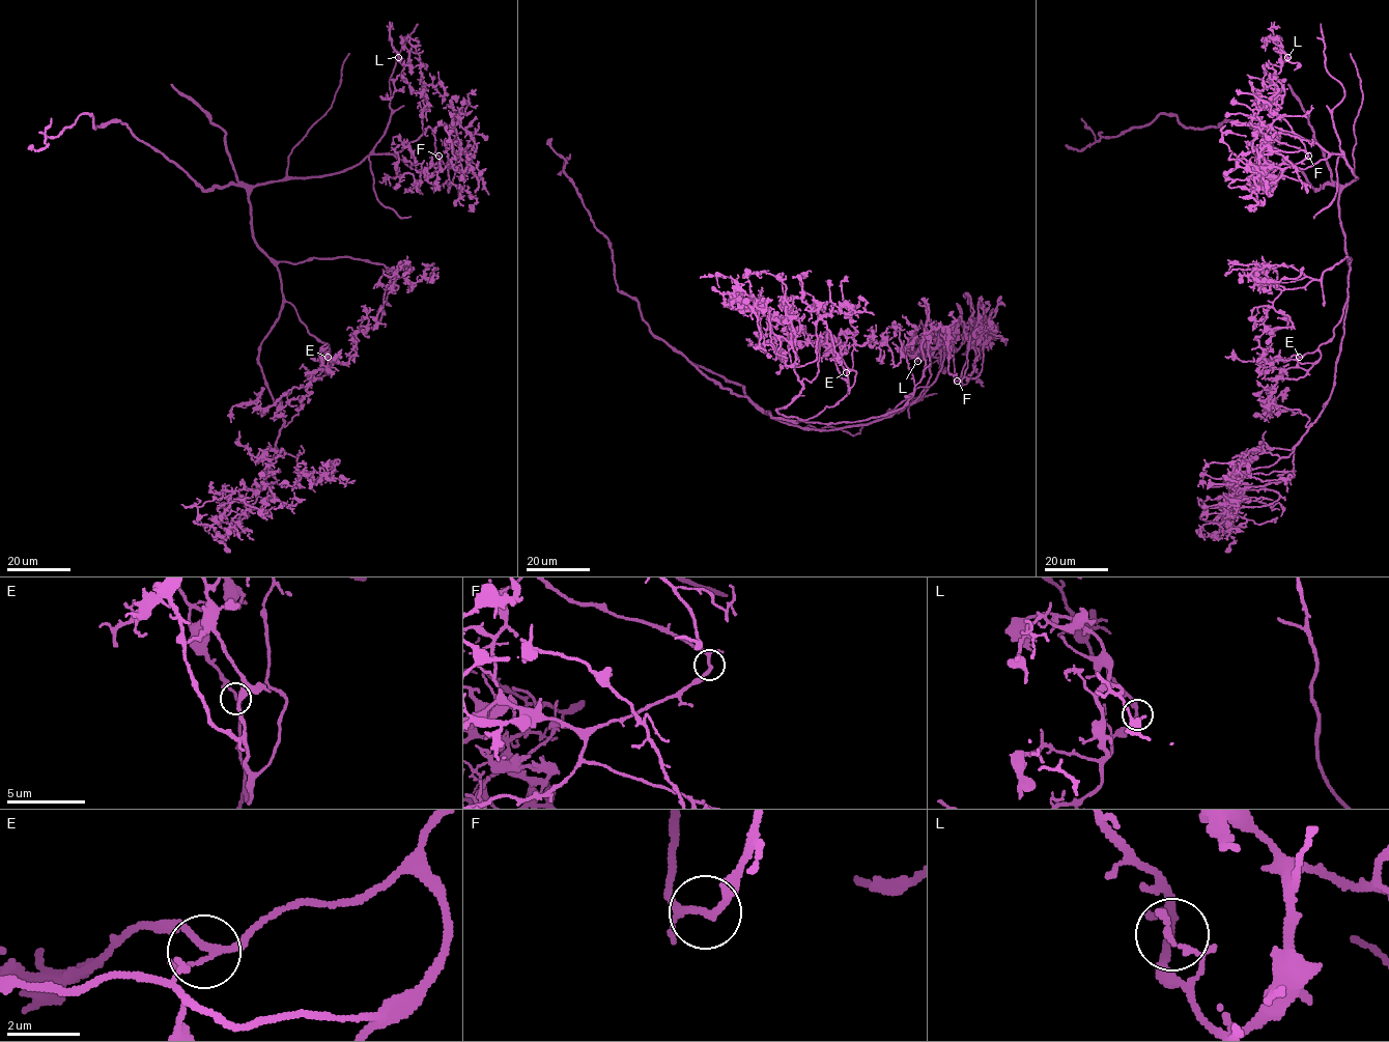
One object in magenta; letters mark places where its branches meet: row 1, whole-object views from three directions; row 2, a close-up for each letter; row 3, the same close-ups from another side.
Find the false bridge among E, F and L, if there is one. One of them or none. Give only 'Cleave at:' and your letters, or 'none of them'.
Cleave at: none of them

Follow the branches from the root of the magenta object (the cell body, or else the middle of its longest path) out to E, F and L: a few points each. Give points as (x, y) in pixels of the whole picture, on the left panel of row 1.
E: (253, 228), (256, 246), (277, 268), (283, 298), (294, 307), (307, 331), (328, 345), (328, 357)
F: (253, 228), (249, 193), (256, 186), (339, 173), (370, 155), (397, 153), (427, 127), (434, 136), (437, 156)
L: (253, 228), (256, 186), (339, 173), (370, 155), (397, 153), (423, 133), (429, 104), (399, 75), (398, 57)

